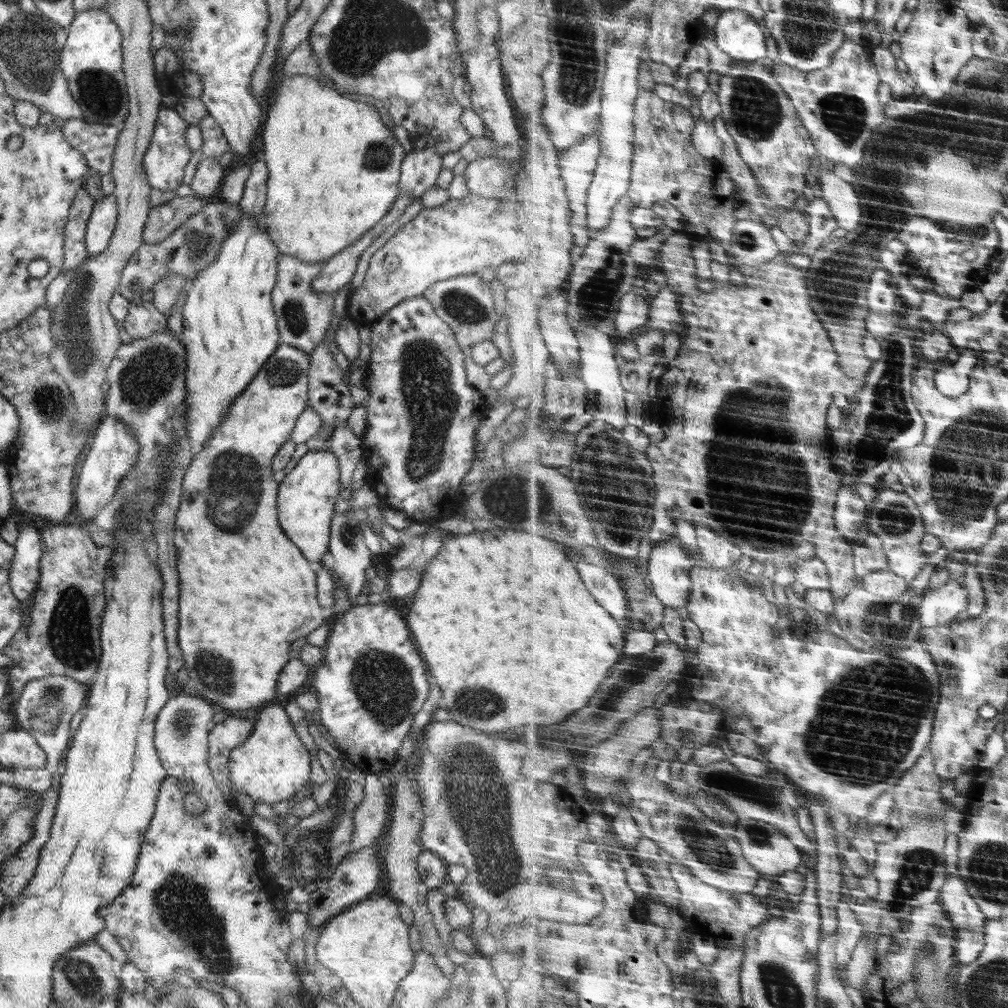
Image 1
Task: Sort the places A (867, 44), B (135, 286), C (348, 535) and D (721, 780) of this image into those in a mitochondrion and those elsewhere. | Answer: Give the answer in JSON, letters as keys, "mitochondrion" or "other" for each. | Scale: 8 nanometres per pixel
{"A":"other","B":"mitochondrion","C":"mitochondrion","D":"mitochondrion"}

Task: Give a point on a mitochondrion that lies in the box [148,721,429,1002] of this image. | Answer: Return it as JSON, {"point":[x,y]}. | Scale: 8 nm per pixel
{"point":[184,908]}

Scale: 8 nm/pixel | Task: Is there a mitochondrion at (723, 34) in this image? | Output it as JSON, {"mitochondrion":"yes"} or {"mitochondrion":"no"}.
{"mitochondrion":"no"}

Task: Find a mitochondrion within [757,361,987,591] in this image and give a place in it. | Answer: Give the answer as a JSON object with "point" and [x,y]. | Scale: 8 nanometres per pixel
{"point":[896,520]}

